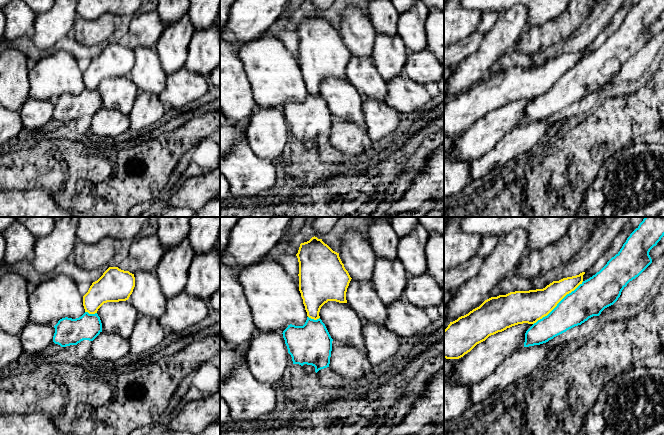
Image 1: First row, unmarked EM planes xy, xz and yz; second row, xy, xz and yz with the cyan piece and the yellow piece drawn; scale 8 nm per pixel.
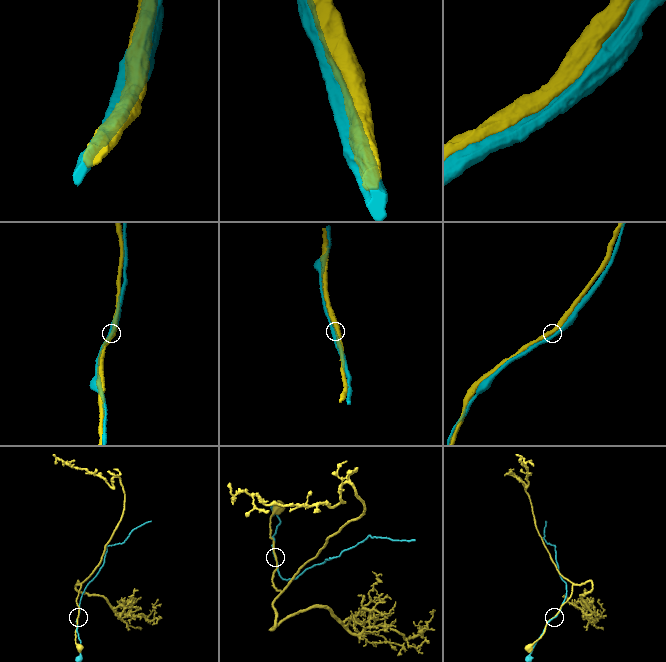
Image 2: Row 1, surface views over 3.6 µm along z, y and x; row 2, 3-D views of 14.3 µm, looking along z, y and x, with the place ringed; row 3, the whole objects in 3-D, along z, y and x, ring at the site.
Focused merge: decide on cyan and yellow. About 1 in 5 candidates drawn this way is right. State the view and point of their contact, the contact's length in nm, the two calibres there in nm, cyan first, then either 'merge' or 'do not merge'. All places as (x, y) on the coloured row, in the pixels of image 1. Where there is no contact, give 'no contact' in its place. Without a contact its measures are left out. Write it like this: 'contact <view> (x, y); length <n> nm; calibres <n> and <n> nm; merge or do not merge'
contact yz (558, 303); length 550 nm; calibres 280 and 260 nm; do not merge

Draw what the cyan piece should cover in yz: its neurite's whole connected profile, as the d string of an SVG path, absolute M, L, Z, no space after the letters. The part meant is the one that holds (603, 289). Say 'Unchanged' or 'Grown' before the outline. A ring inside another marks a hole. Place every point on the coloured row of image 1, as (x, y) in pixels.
Unchanged. M645 217L630 234L620 251L595 275L583 281L574 291L567 294L545 317L534 323L525 333L524 347L540 345L567 330L581 325L593 316L613 305L627 284L638 277L651 263L650 250L664 236L664 217Z

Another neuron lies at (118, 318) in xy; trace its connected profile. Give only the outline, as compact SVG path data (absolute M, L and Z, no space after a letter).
M129 300L104 303L98 309L97 314L101 320L103 332L124 339L129 339L139 317Z

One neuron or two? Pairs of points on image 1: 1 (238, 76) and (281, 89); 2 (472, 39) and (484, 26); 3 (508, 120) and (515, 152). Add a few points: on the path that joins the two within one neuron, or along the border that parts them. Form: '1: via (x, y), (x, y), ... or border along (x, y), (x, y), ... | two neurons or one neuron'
1: border along (239, 57), (246, 73), (252, 96), (256, 101) | two neurons
2: border along (476, 31), (484, 33) | two neurons
3: border along (523, 122), (512, 128), (493, 147) | two neurons

